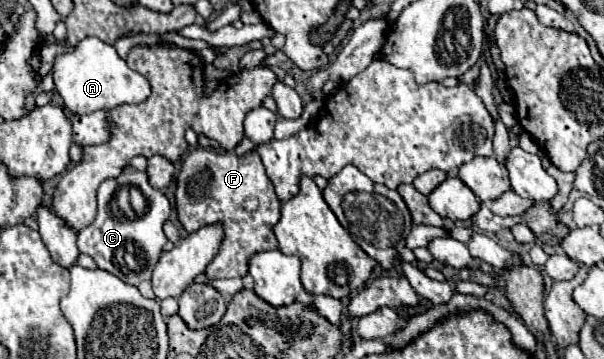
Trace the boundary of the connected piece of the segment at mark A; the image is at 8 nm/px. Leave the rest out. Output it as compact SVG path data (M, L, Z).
M84 38L72 52L58 54L52 66L56 92L72 114L92 114L96 110L112 110L120 104L138 104L150 96L150 82L132 70L114 50L98 38Z

